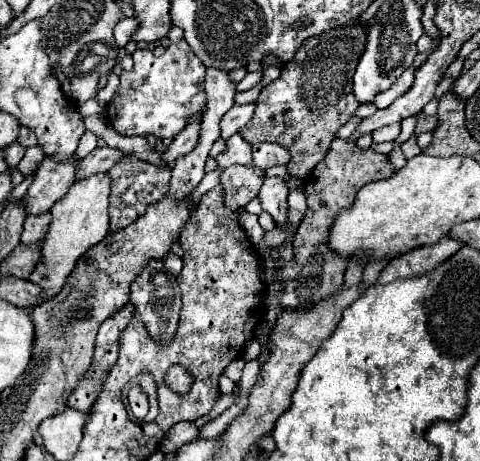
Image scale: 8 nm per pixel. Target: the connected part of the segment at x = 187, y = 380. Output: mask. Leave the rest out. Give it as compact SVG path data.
M177 364L169 368L166 383L173 391L183 396L190 391L193 379L182 365Z

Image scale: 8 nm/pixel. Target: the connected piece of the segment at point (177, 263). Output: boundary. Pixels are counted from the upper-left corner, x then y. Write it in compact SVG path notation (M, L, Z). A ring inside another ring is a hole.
M169 253L164 258L164 262L165 266L167 266L167 270L171 275L177 277L181 273L183 262L180 257L172 255L172 253Z

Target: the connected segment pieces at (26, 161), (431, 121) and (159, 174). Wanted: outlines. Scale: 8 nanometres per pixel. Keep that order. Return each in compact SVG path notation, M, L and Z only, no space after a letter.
M39 144L29 146L27 152L25 152L25 156L23 156L23 160L21 160L21 164L19 164L19 172L21 174L35 174L37 168L39 168L39 164L43 162L43 158L45 158L45 154L41 152Z
M419 112L419 114L415 114L415 118L417 118L415 134L421 134L425 130L435 130L435 126L437 126L437 116L425 116L423 112Z
M125 158L119 164L115 164L111 170L111 206L109 206L109 214L111 214L111 232L117 232L121 228L125 228L127 224L135 222L137 216L141 216L145 212L145 208L157 200L161 200L167 192L169 192L169 178L171 178L171 170L169 168L159 168L149 162L143 160L131 160Z

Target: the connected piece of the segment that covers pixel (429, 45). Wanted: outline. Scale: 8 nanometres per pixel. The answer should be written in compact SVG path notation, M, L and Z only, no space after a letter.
M423 34L419 40L417 40L417 54L425 54L425 56L431 56L437 48L437 42L433 42L427 34Z

